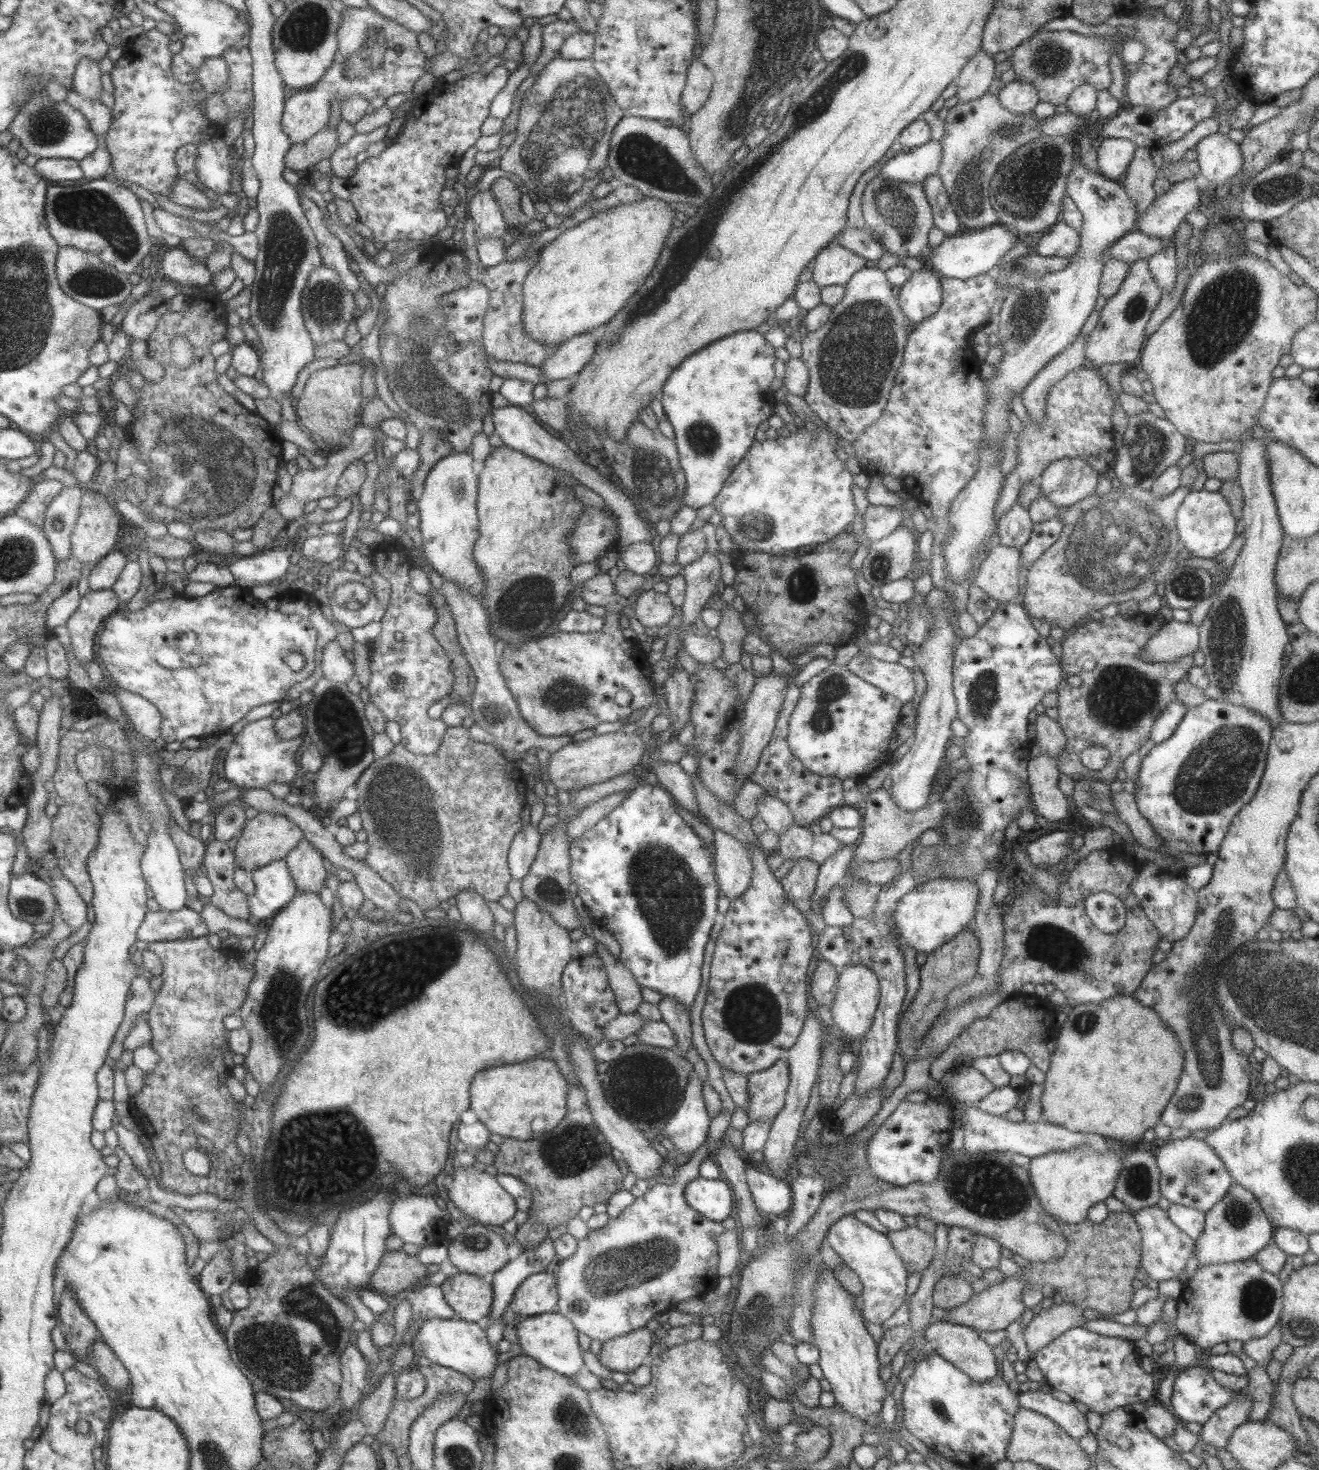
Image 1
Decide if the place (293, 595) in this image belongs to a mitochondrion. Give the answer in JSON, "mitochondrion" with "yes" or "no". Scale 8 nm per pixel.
{"mitochondrion":"no"}

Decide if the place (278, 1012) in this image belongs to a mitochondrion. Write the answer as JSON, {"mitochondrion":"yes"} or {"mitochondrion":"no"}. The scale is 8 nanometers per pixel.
{"mitochondrion":"yes"}

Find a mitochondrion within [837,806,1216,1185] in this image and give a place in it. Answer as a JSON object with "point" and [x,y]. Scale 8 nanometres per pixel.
{"point":[1061,951]}

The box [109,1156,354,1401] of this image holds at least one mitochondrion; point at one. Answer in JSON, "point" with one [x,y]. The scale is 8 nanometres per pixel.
{"point":[274,1351]}

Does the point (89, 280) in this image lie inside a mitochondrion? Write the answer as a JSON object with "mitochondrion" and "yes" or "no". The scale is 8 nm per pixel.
{"mitochondrion":"yes"}

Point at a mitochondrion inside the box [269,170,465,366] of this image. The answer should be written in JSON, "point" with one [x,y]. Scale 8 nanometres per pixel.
{"point":[415,301]}

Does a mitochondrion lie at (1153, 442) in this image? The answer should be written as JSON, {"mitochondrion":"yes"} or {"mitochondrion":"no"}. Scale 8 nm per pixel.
{"mitochondrion":"yes"}

